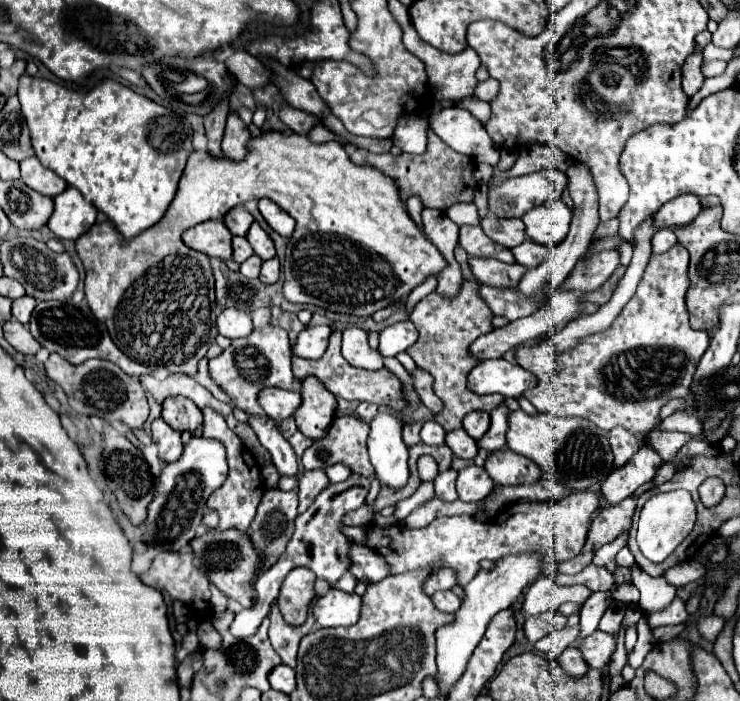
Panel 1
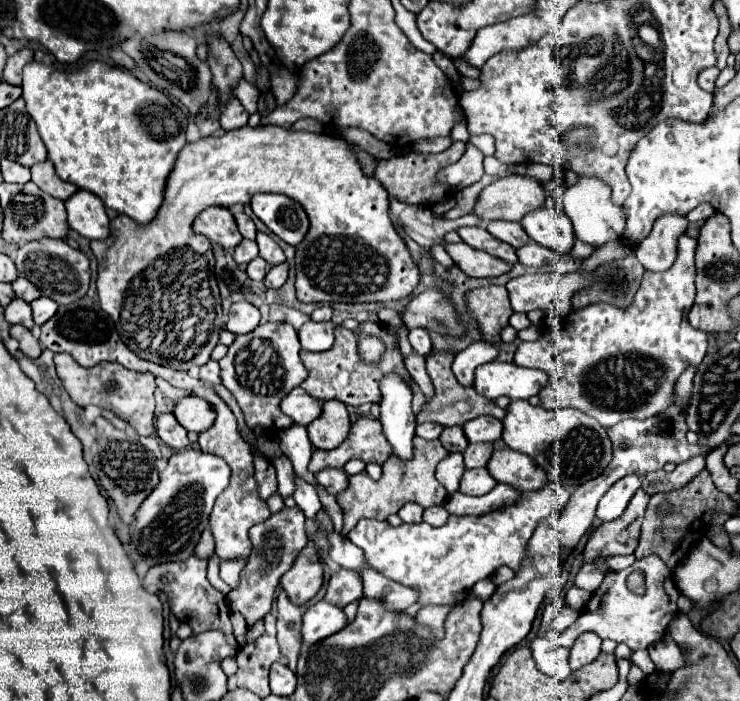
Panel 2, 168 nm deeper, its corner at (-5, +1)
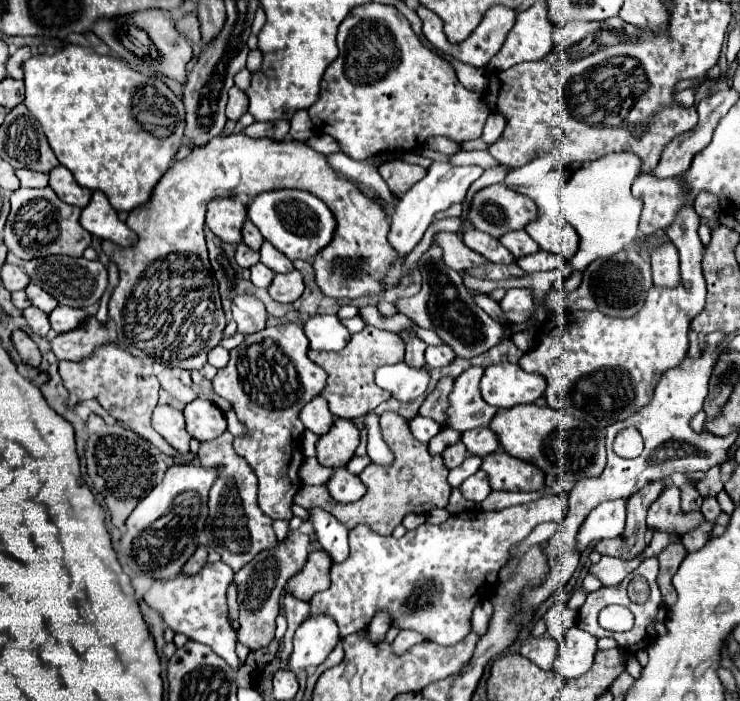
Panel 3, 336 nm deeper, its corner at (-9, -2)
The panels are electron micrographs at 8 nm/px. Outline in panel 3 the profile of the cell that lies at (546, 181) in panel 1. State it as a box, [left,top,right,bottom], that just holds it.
[469,183,537,237]

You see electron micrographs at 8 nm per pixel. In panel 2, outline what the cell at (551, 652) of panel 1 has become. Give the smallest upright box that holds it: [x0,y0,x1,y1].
[557,556,679,650]

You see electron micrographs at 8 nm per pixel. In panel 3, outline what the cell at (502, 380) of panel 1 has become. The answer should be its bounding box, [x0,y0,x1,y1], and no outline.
[481,363,547,409]

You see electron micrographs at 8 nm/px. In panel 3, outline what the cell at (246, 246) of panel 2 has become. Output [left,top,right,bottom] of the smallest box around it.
[235,243,259,267]

